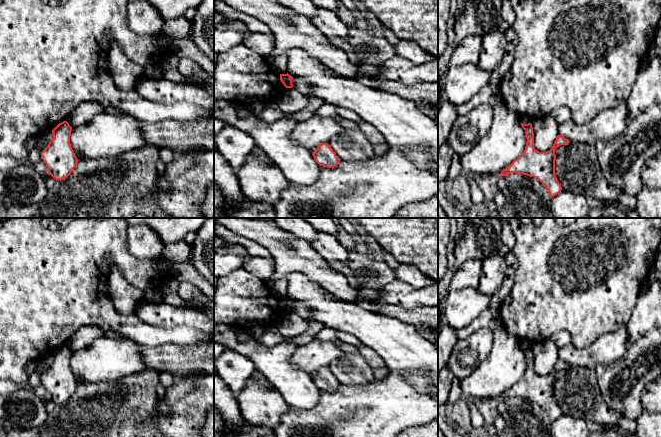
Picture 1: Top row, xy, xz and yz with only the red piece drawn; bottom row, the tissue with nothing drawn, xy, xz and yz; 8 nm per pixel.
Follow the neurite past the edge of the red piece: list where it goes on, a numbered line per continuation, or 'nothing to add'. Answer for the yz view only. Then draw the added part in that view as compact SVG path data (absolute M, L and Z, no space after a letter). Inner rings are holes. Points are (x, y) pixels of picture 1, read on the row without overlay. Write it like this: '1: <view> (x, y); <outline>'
nothing to add

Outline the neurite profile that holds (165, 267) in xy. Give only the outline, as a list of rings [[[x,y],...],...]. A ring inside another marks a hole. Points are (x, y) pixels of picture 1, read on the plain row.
[[[163,259],[159,264],[159,272],[161,276],[172,276],[172,262]]]

